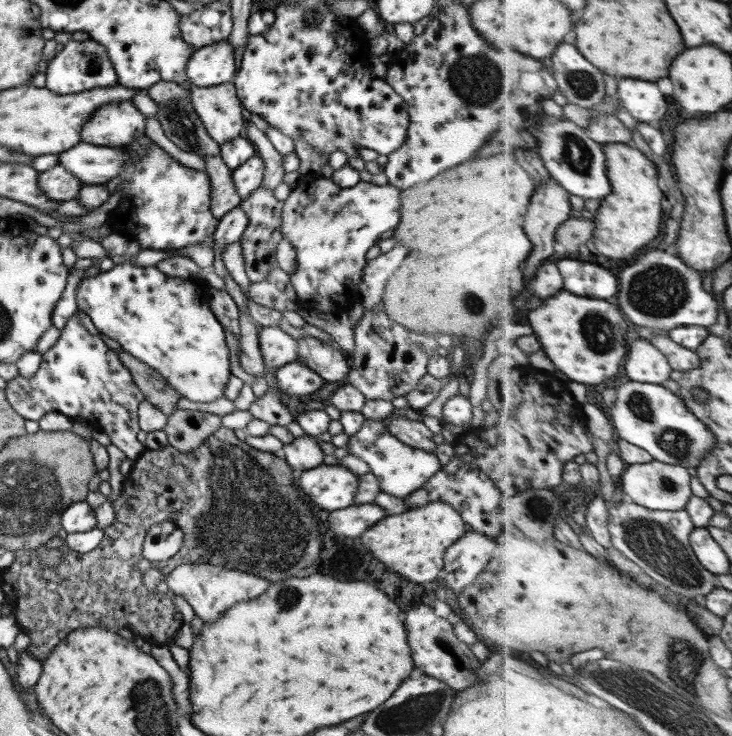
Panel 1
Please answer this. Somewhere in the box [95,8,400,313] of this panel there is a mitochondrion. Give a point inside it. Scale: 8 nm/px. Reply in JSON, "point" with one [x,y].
{"point":[181,124]}

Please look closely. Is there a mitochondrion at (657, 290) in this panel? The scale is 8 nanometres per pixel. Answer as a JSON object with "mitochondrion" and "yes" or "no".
{"mitochondrion":"yes"}

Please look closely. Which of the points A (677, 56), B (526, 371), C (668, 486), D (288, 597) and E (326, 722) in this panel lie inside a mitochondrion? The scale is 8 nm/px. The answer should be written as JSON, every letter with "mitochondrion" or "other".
{"A":"other","B":"other","C":"mitochondrion","D":"mitochondrion","E":"other"}

